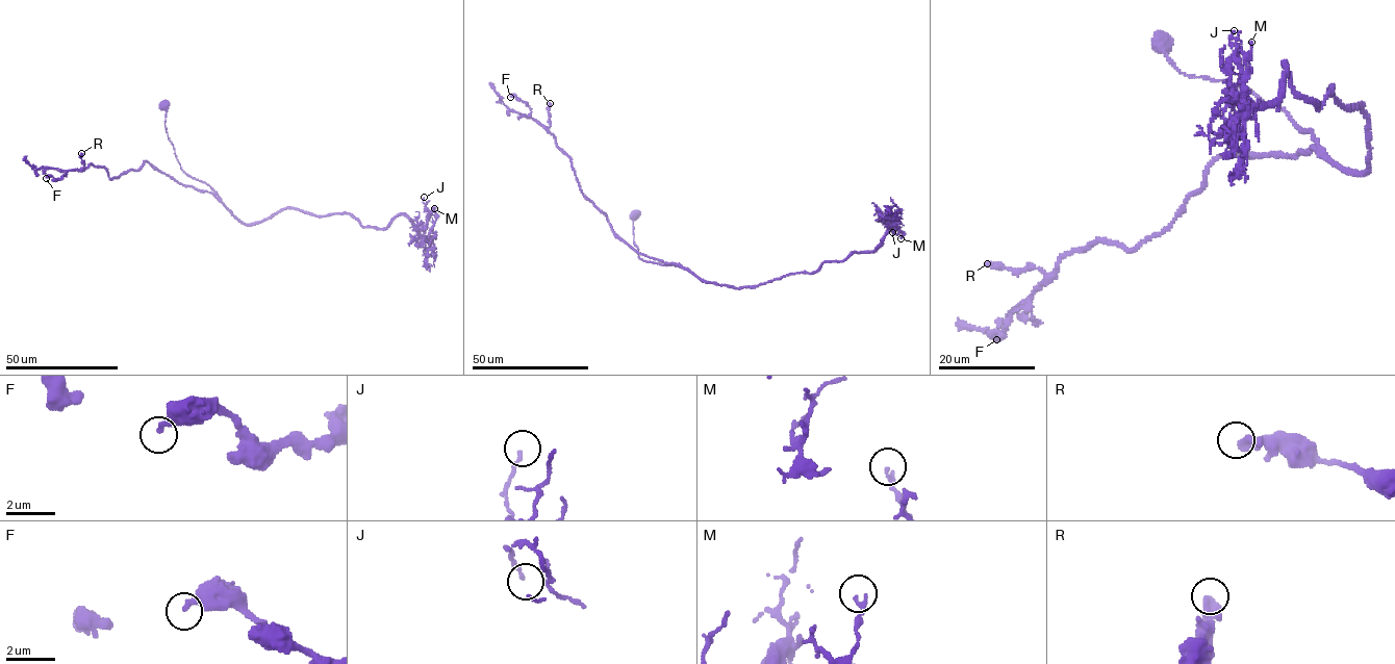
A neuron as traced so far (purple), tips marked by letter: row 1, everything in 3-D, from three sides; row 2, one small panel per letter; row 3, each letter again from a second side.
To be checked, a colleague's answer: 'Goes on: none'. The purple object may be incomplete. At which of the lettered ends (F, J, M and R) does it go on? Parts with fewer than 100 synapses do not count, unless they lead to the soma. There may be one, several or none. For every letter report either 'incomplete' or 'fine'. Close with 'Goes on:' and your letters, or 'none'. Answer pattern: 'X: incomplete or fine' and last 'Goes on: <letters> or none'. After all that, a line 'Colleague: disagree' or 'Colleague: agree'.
F: fine
J: fine
M: fine
R: fine
Goes on: none
Colleague: agree

